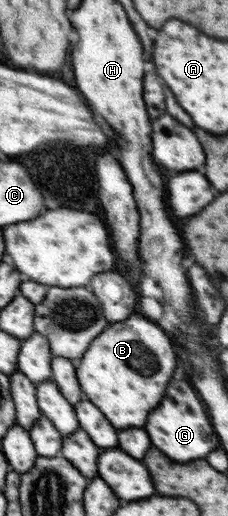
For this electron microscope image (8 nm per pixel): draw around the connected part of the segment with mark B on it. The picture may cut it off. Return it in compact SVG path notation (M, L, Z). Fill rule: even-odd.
M130 315L126 321L113 323L97 337L96 345L88 349L88 357L76 364L76 375L83 395L108 417L116 429L144 427L148 413L158 407L166 395L168 381L176 369L176 355L170 339L164 331L160 331L158 323L154 327L154 323L142 315ZM144 341L164 341L164 347L160 347L158 353L162 355L158 357L160 369L152 377L144 377Z

